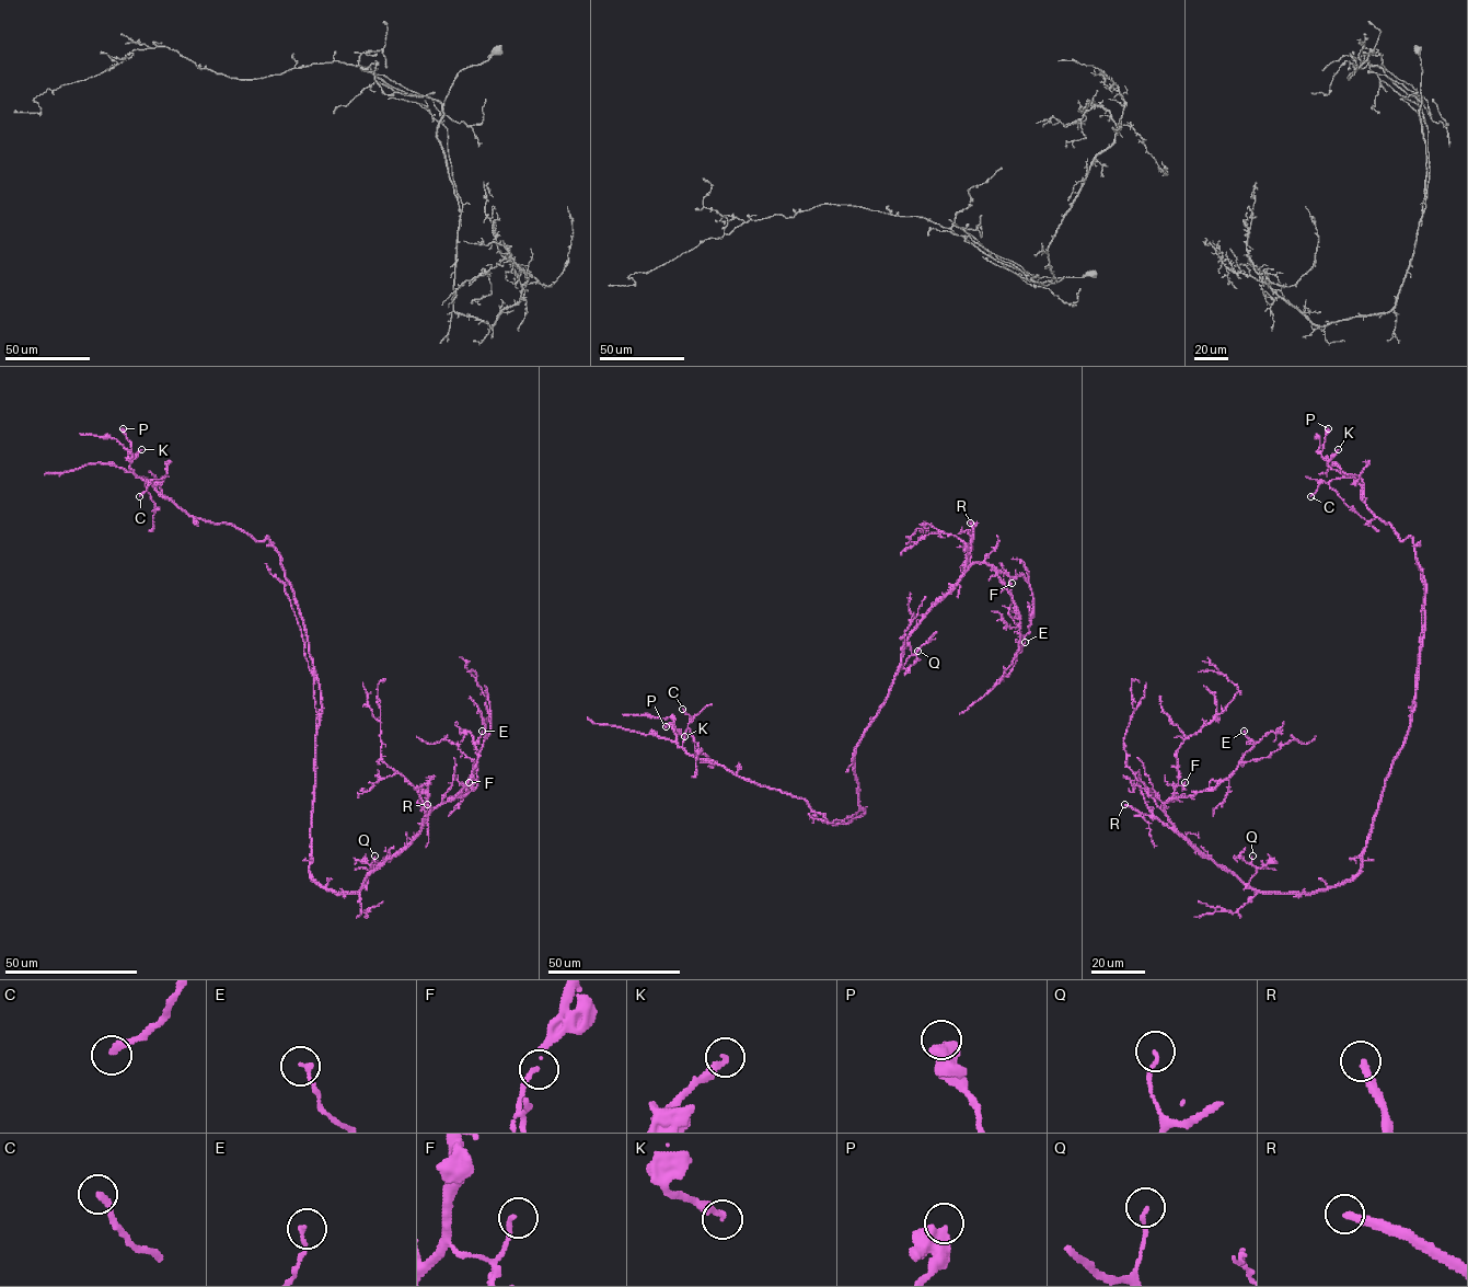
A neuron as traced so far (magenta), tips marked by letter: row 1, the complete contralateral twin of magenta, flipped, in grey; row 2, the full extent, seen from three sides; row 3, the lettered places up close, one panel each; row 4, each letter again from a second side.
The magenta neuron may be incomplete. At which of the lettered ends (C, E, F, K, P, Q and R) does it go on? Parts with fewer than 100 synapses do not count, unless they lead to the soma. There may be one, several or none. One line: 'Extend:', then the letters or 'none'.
Extend: R

